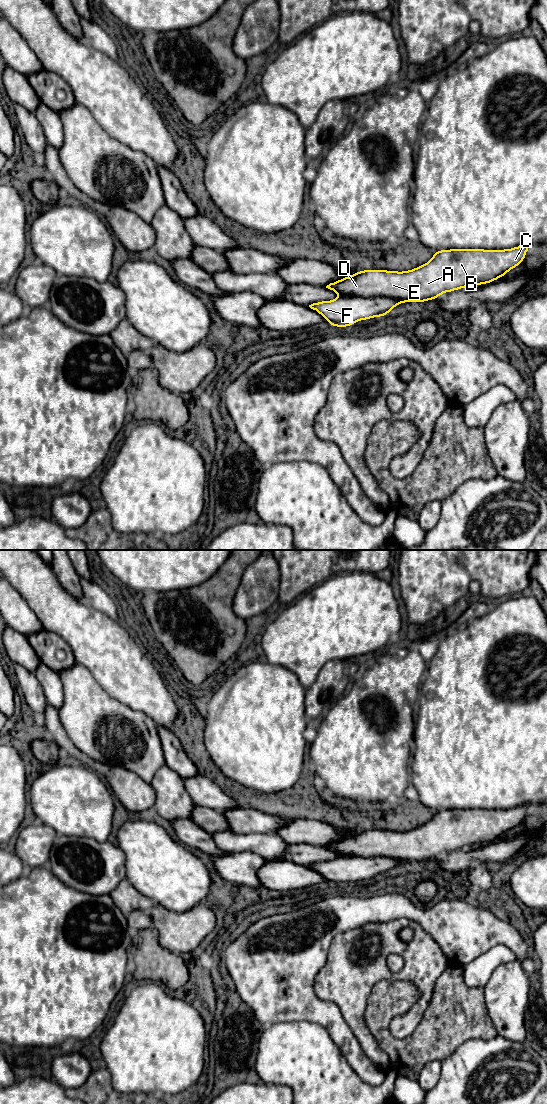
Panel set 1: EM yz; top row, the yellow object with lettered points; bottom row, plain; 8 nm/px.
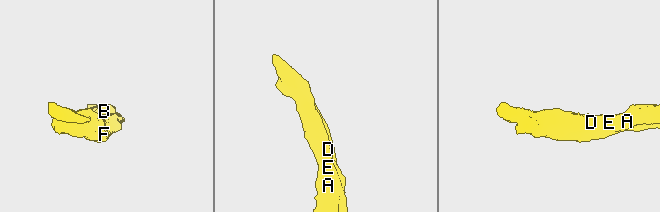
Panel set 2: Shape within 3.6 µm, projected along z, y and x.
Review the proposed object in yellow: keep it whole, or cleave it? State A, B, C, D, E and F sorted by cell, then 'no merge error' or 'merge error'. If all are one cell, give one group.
A B C D E / F | merge error

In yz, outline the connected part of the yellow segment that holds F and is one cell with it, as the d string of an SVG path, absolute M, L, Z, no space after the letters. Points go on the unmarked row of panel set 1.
M340 857L319 861L309 867L321 874L333 887L350 887L360 880L384 877L394 867L403 863L390 857Z

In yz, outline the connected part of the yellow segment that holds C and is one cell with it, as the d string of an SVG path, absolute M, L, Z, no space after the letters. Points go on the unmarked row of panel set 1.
M519 805L511 809L448 809L434 812L425 824L409 831L360 830L334 841L326 848L347 857L390 857L402 862L420 862L437 859L442 853L491 843L519 826L525 819L530 805Z

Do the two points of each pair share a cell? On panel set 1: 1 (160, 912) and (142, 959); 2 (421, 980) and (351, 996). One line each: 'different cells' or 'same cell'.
1: different cells
2: same cell

